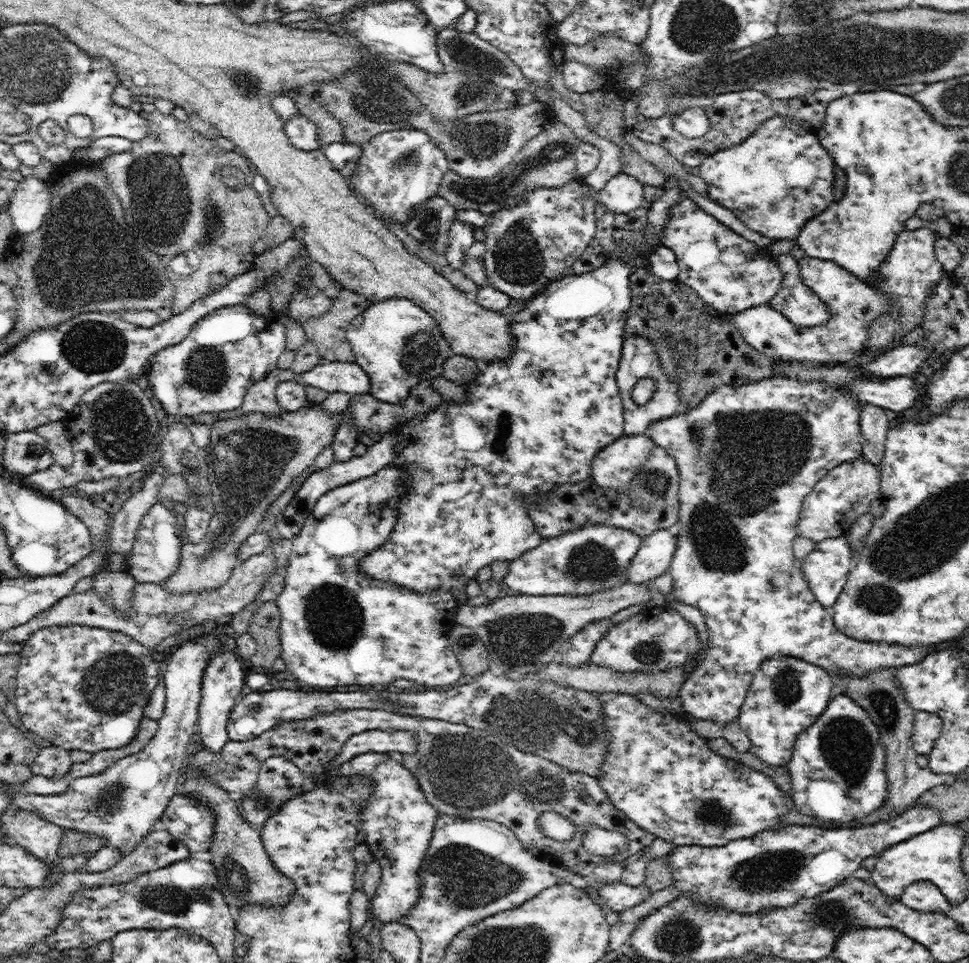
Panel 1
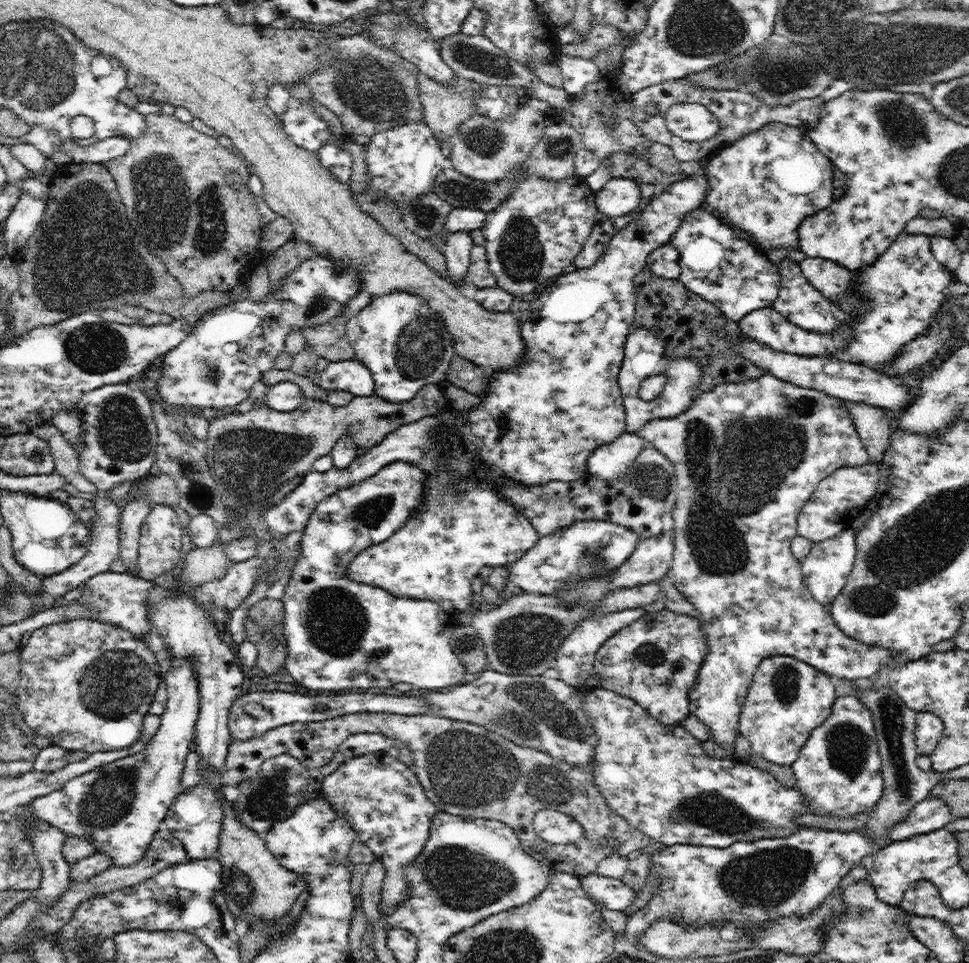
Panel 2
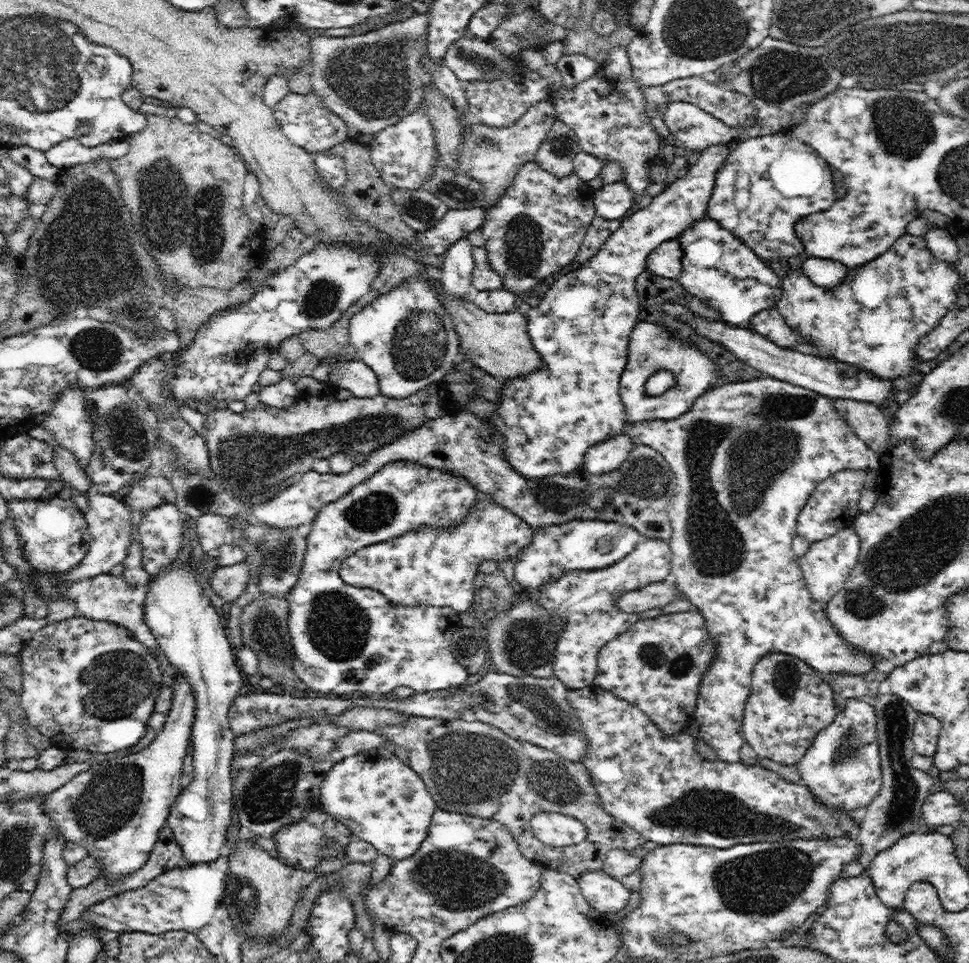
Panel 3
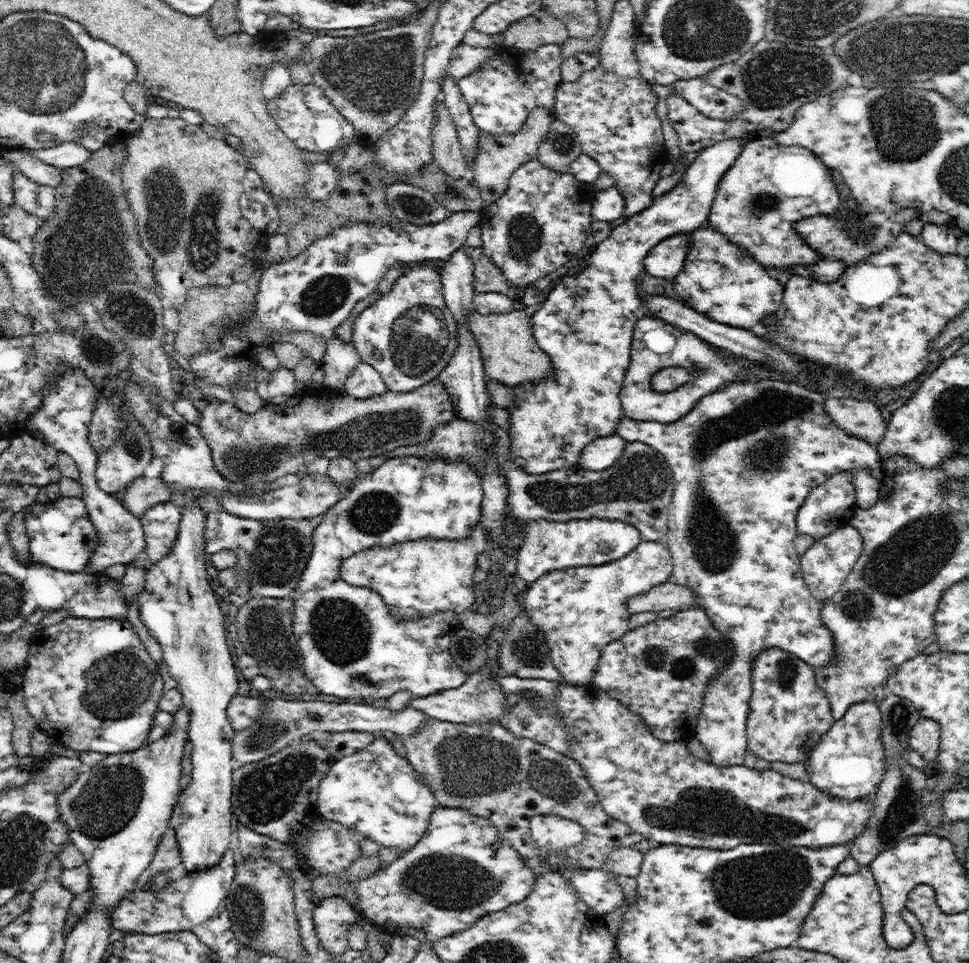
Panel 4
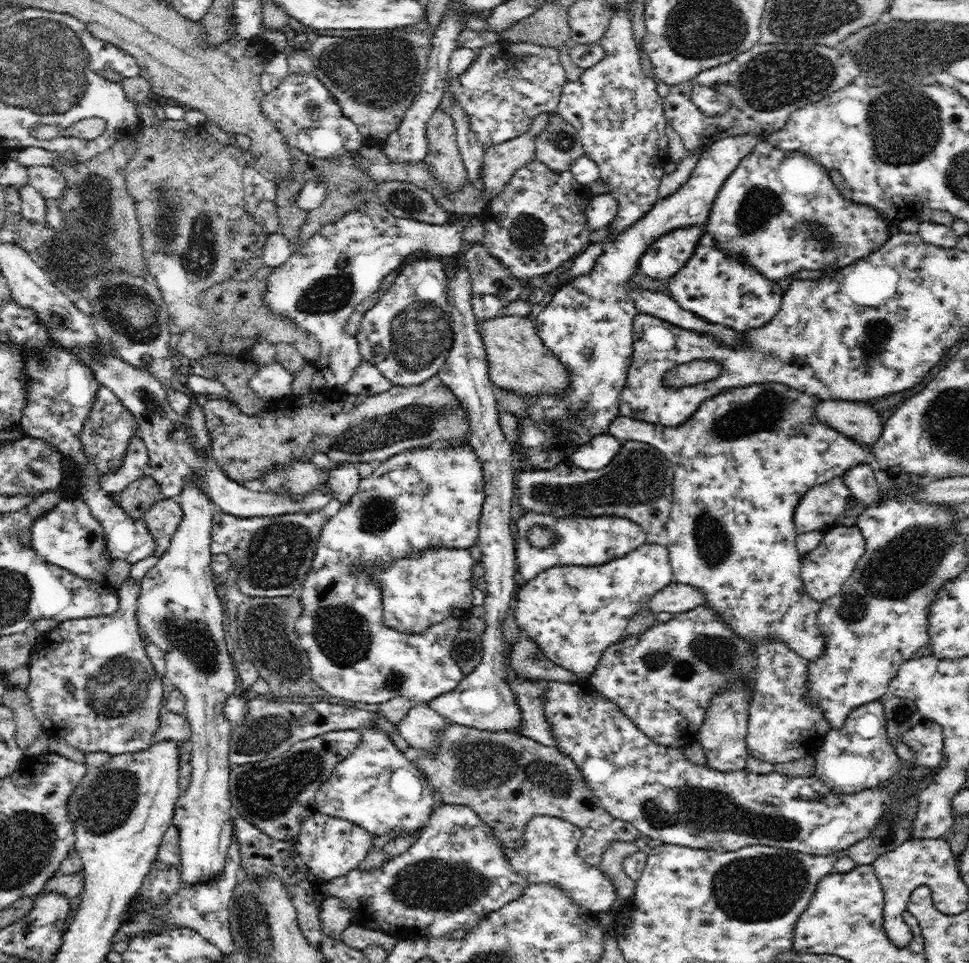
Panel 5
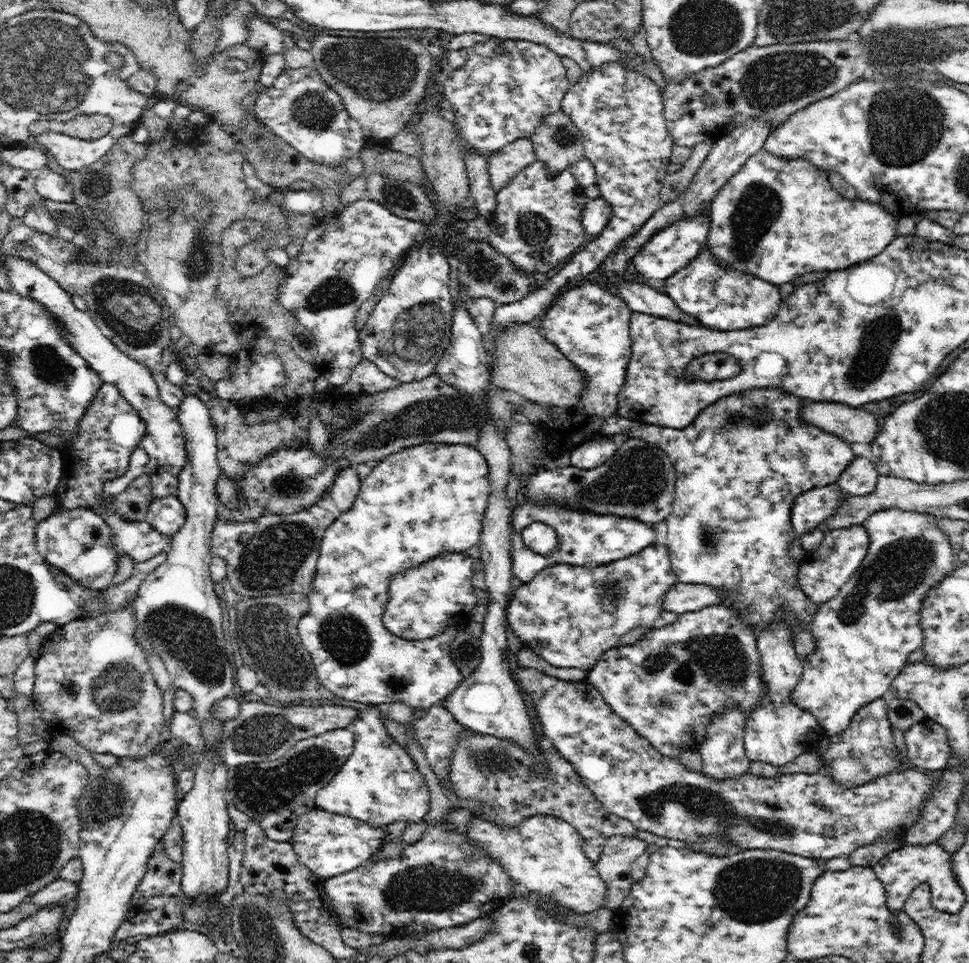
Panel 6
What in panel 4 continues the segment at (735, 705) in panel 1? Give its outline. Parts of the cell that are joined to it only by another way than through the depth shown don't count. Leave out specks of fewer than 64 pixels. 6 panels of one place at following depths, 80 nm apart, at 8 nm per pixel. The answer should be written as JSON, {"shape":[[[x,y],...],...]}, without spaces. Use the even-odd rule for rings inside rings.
{"shape":[[[760,378],[757,380],[744,380],[741,382],[734,382],[728,386],[724,386],[716,392],[712,392],[703,396],[688,415],[676,422],[664,424],[650,421],[631,420],[624,415],[624,418],[616,425],[615,433],[619,434],[627,442],[640,441],[648,444],[652,448],[661,452],[667,463],[670,465],[670,470],[673,472],[674,490],[671,496],[671,503],[668,504],[668,532],[666,544],[669,546],[669,553],[672,557],[673,571],[672,576],[676,578],[676,584],[686,586],[694,593],[695,605],[704,608],[706,615],[713,622],[713,626],[725,637],[731,641],[733,645],[733,659],[722,666],[722,670],[718,672],[718,677],[715,677],[707,687],[707,692],[704,693],[704,700],[696,722],[695,738],[698,739],[706,751],[712,757],[711,762],[716,766],[738,766],[745,764],[745,755],[747,752],[747,726],[746,720],[749,710],[749,700],[753,692],[752,689],[752,667],[753,662],[760,652],[768,650],[768,648],[780,648],[785,652],[797,655],[798,658],[804,660],[810,666],[825,667],[836,659],[836,645],[834,645],[834,637],[832,633],[824,627],[822,622],[822,603],[814,598],[814,595],[809,591],[805,585],[805,578],[803,577],[800,564],[800,555],[795,549],[794,539],[797,537],[797,512],[804,504],[809,492],[824,484],[828,478],[844,471],[853,471],[854,469],[868,469],[874,478],[882,478],[882,458],[877,451],[877,447],[869,445],[865,440],[858,438],[852,434],[848,434],[843,428],[840,428],[824,408],[824,403],[828,396],[820,390],[814,388],[807,388],[798,382],[790,380],[782,380],[782,378]]]}

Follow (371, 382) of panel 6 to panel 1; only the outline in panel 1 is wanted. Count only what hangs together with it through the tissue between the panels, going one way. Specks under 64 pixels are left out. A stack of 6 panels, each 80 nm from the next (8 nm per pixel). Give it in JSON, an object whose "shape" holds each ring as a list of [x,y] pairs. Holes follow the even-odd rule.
{"shape":[[[356,361],[318,363],[312,370],[297,374],[296,380],[306,386],[322,388],[329,393],[336,391],[349,395],[370,393],[370,379]]]}

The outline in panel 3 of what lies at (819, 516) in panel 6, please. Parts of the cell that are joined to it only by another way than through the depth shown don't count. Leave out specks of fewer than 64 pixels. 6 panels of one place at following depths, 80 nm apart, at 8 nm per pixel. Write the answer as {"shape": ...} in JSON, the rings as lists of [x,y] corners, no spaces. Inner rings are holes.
{"shape":[[[840,470],[817,484],[802,507],[797,520],[797,534],[811,543],[830,538],[843,528],[853,526],[854,519],[861,513],[859,500],[863,488],[876,488],[876,470]]]}

